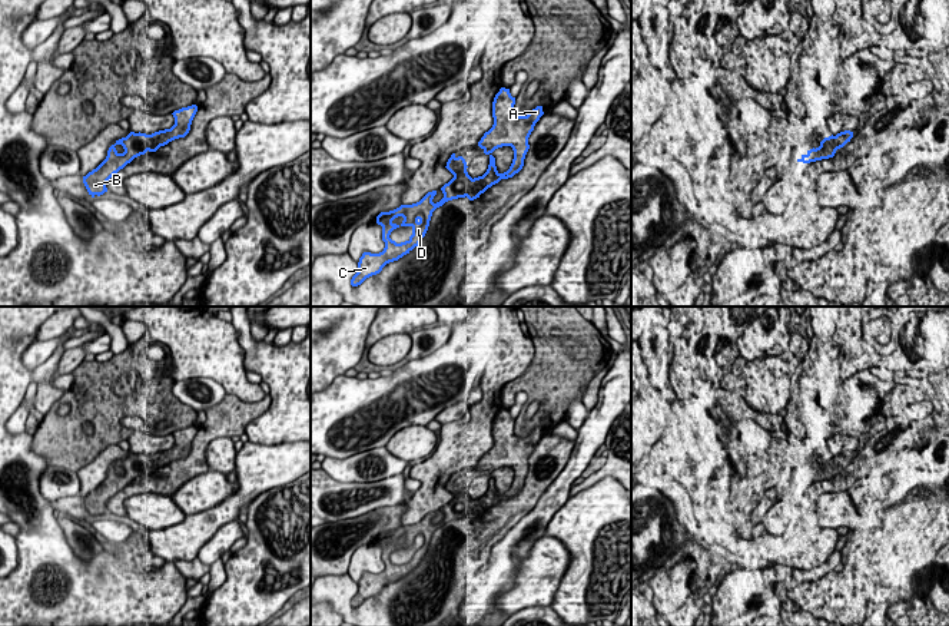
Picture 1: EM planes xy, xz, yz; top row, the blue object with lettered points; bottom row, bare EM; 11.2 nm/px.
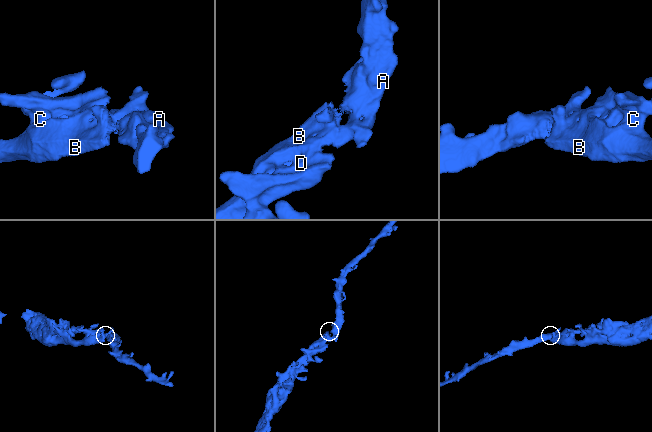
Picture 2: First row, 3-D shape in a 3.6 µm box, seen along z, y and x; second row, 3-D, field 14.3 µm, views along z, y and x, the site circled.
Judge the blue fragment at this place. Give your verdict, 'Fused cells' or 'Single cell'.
Single cell

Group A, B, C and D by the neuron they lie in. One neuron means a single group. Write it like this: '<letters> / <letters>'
A B C D

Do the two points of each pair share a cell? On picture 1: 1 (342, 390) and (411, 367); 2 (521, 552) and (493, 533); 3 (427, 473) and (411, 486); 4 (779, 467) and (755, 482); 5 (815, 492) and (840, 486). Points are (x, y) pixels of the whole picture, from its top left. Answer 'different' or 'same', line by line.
1: same
2: different
3: different
4: same
5: same

